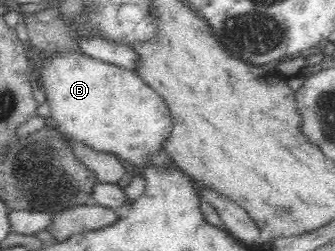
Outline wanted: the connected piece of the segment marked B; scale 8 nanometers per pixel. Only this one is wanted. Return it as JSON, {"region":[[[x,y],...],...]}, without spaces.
{"region":[[[81,52],[44,54],[42,60],[44,62],[40,62],[40,85],[50,105],[52,122],[62,134],[70,140],[86,143],[91,149],[120,156],[136,166],[149,166],[149,160],[162,151],[161,142],[170,136],[173,125],[165,101],[140,79],[140,75],[133,70],[95,60]]]}

